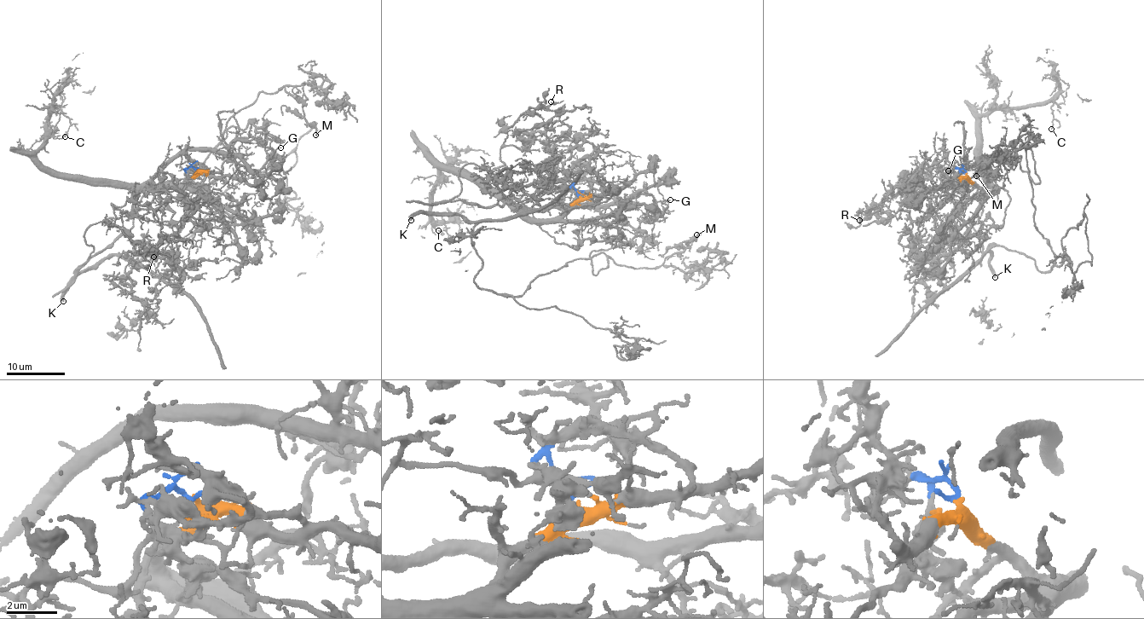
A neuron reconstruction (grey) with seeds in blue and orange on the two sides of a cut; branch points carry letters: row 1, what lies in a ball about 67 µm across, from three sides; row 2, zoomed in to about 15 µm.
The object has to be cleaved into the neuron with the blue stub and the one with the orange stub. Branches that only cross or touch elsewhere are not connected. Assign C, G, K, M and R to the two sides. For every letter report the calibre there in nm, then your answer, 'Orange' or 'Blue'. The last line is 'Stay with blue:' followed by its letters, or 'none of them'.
C: Thickness 160 nm. Orange
G: Thickness 120 nm. Orange
K: Thickness 400 nm. Blue
M: Thickness 280 nm. Blue
R: Thickness 140 nm. Blue
Stay with blue: K, M, R

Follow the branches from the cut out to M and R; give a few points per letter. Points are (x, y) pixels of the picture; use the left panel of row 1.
M: (195, 169), (146, 189), (129, 231), (174, 287), (118, 255), (179, 230), (228, 120), (283, 87), (315, 135)
R: (195, 169), (159, 188), (160, 205), (149, 191), (176, 181), (141, 192), (123, 217), (153, 256)

